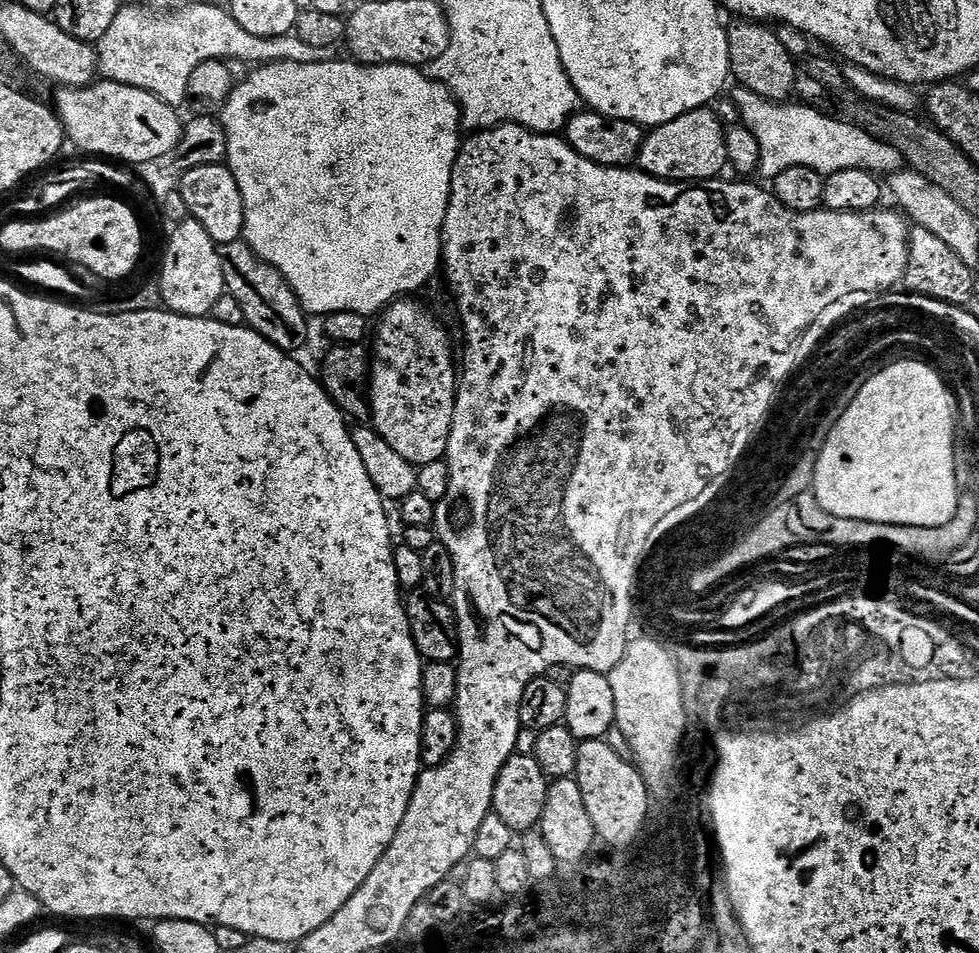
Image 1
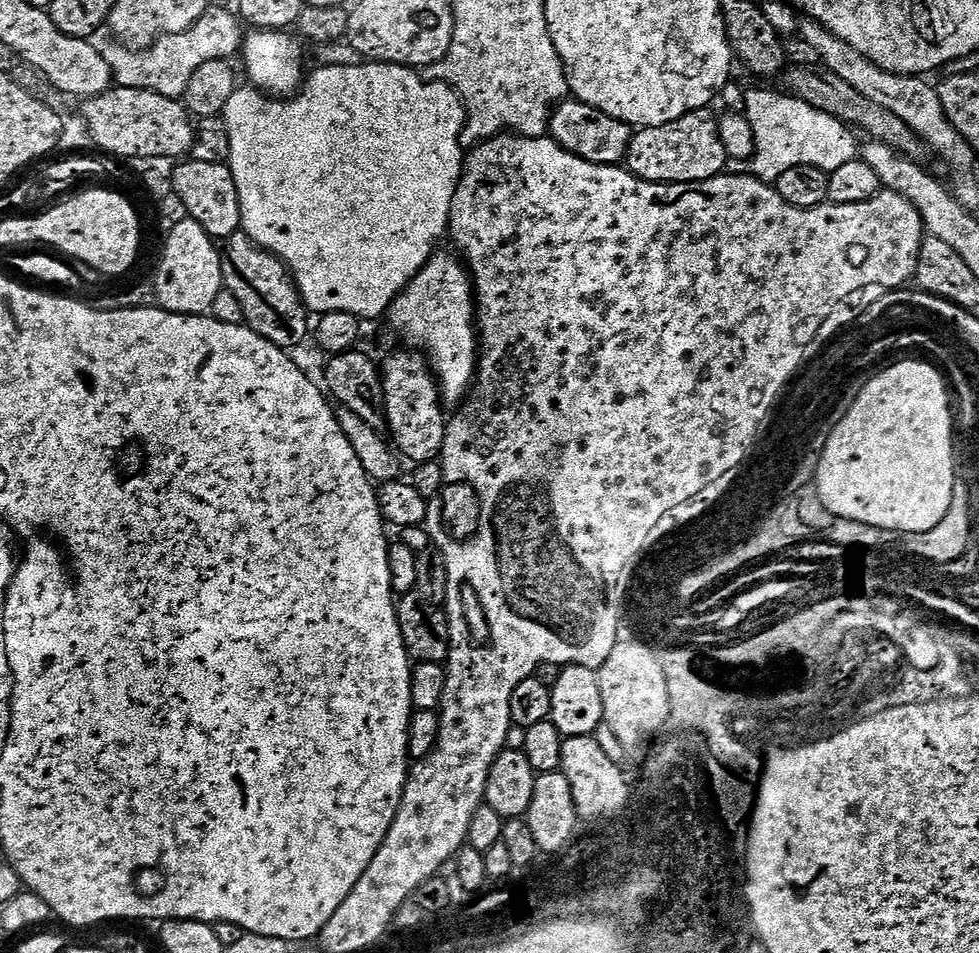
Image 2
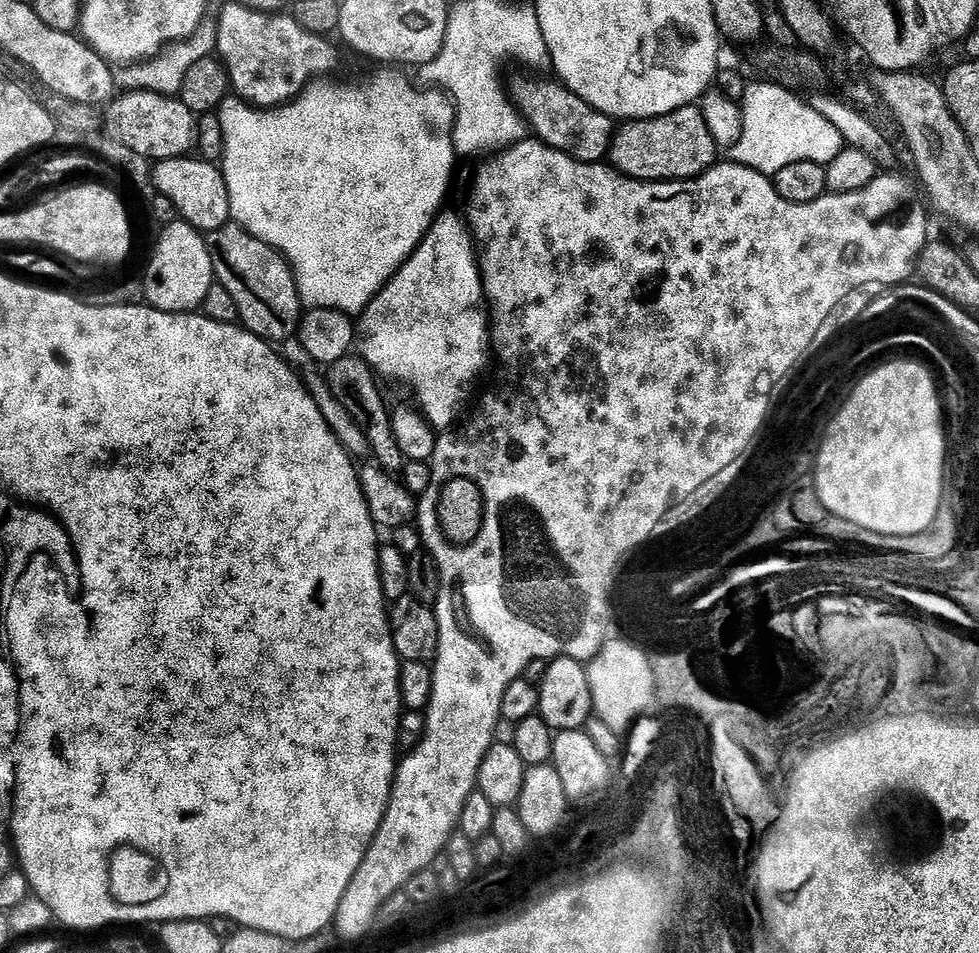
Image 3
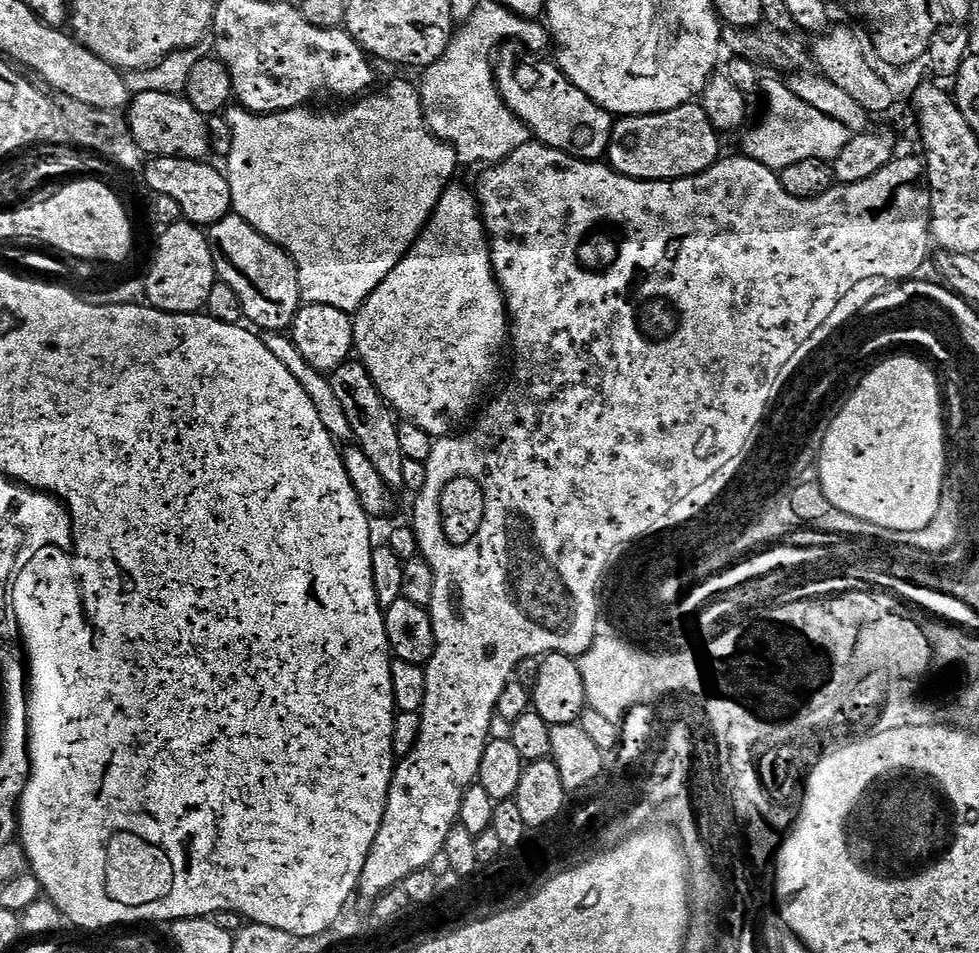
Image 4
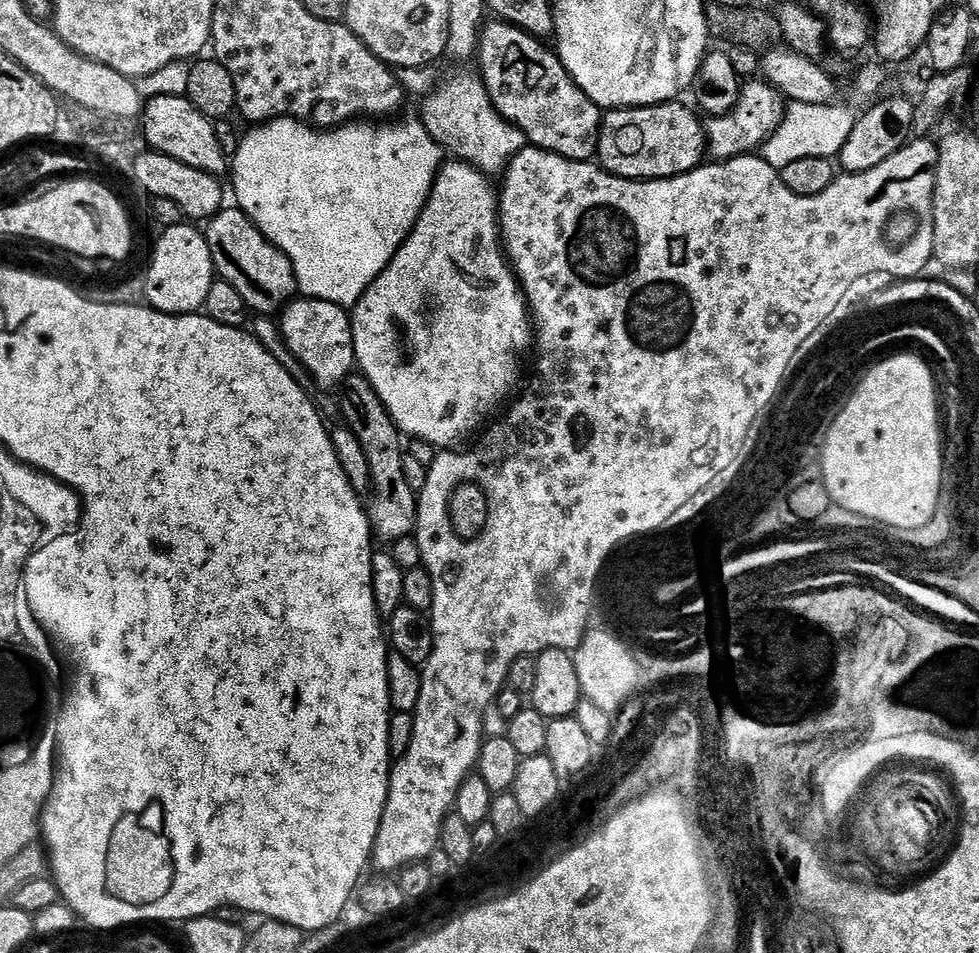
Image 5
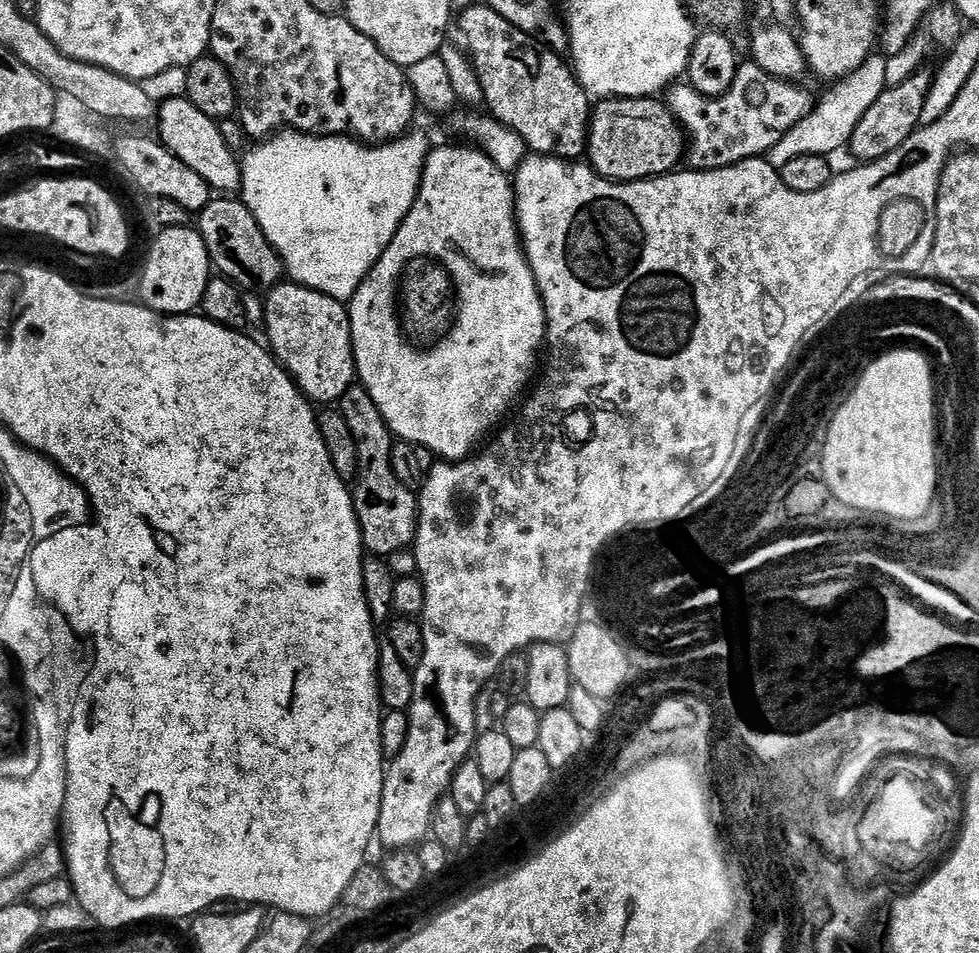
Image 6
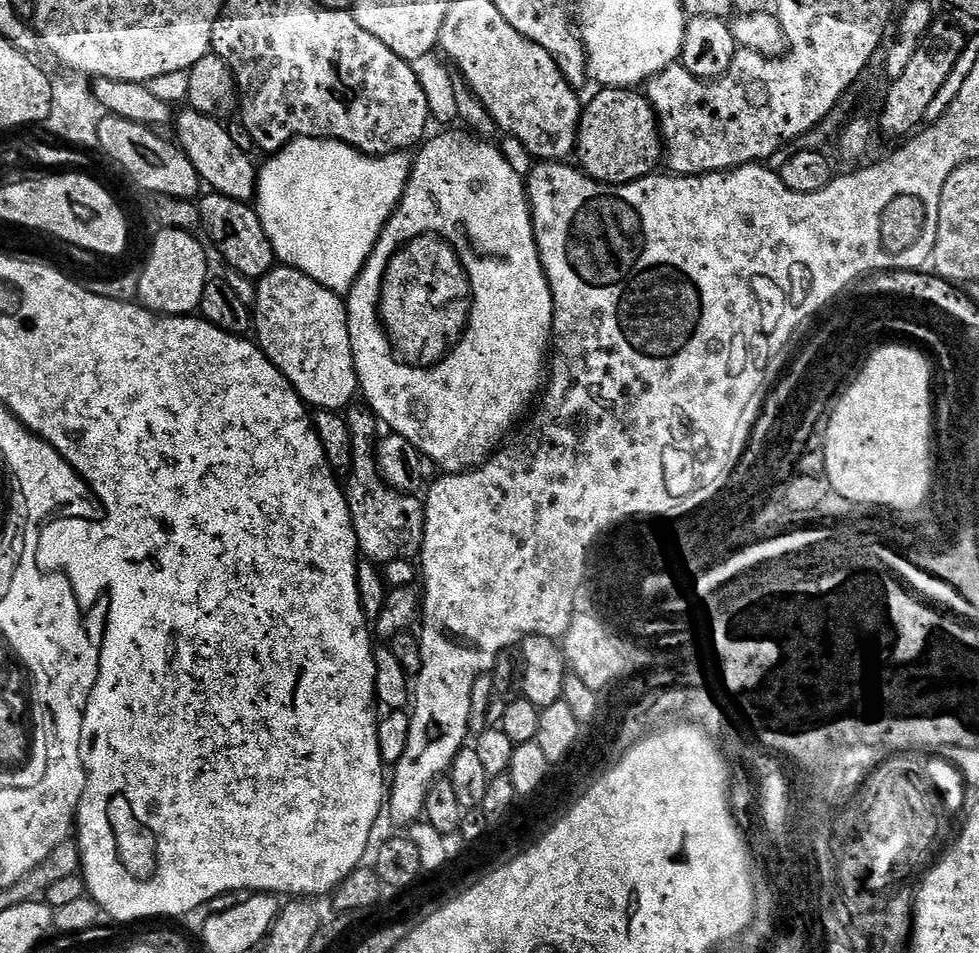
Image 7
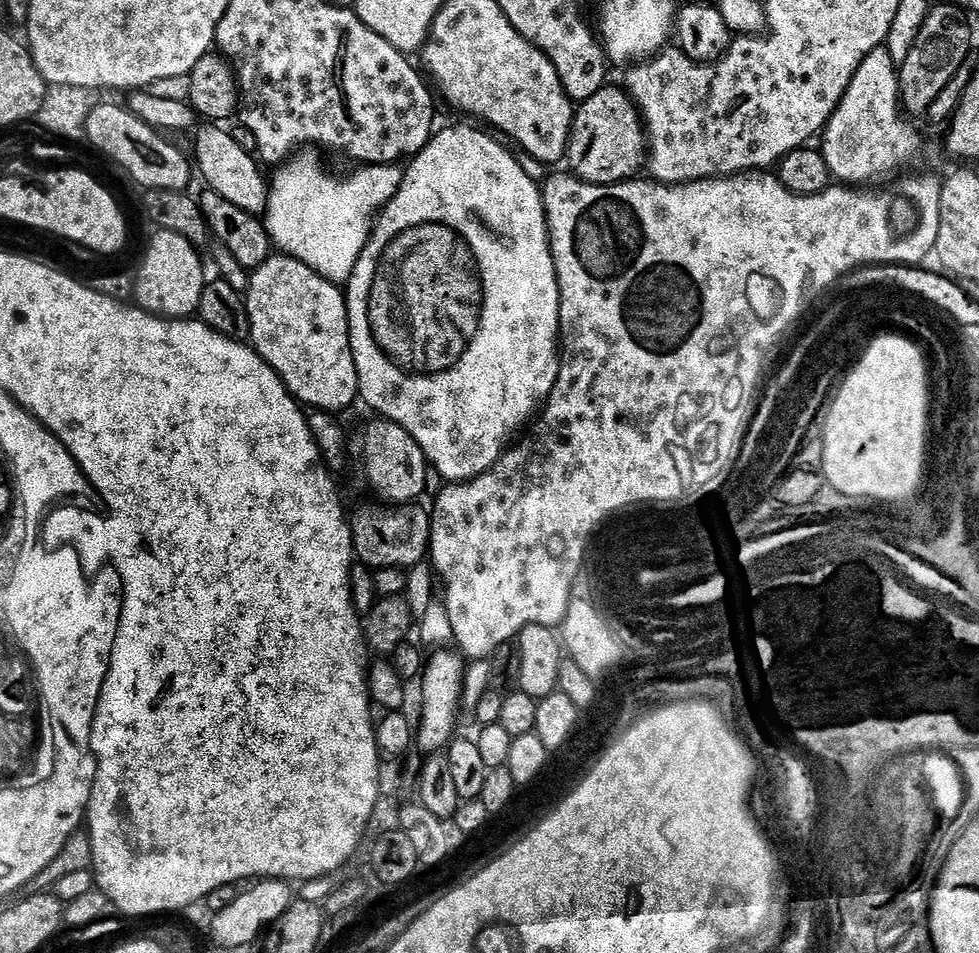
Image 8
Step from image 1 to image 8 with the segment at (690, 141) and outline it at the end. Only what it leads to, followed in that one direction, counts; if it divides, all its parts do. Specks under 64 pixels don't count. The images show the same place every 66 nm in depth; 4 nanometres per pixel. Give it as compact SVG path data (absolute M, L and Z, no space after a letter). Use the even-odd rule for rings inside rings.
M605 86L575 109L568 139L567 171L587 184L623 184L645 167L648 138L640 111L623 87Z

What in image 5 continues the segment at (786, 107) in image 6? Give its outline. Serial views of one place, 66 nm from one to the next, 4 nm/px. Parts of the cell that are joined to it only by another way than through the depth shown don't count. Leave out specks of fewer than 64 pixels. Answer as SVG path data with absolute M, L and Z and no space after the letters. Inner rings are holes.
M763 79L752 80L743 85L740 97L734 106L724 116L714 116L707 121L706 131L708 134L707 155L713 161L723 162L733 160L739 156L746 156L763 149L764 144L778 130L778 126L784 117L786 100L771 84Z

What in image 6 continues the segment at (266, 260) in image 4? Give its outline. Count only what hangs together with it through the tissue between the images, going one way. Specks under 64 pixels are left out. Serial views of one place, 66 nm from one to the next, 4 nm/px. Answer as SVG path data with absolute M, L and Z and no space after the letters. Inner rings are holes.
M214 198L198 213L198 231L201 238L206 242L208 257L212 259L213 269L221 277L233 282L239 289L245 292L267 294L285 279L284 260L274 250L274 246L262 234L262 226L250 214L250 210L240 198Z

